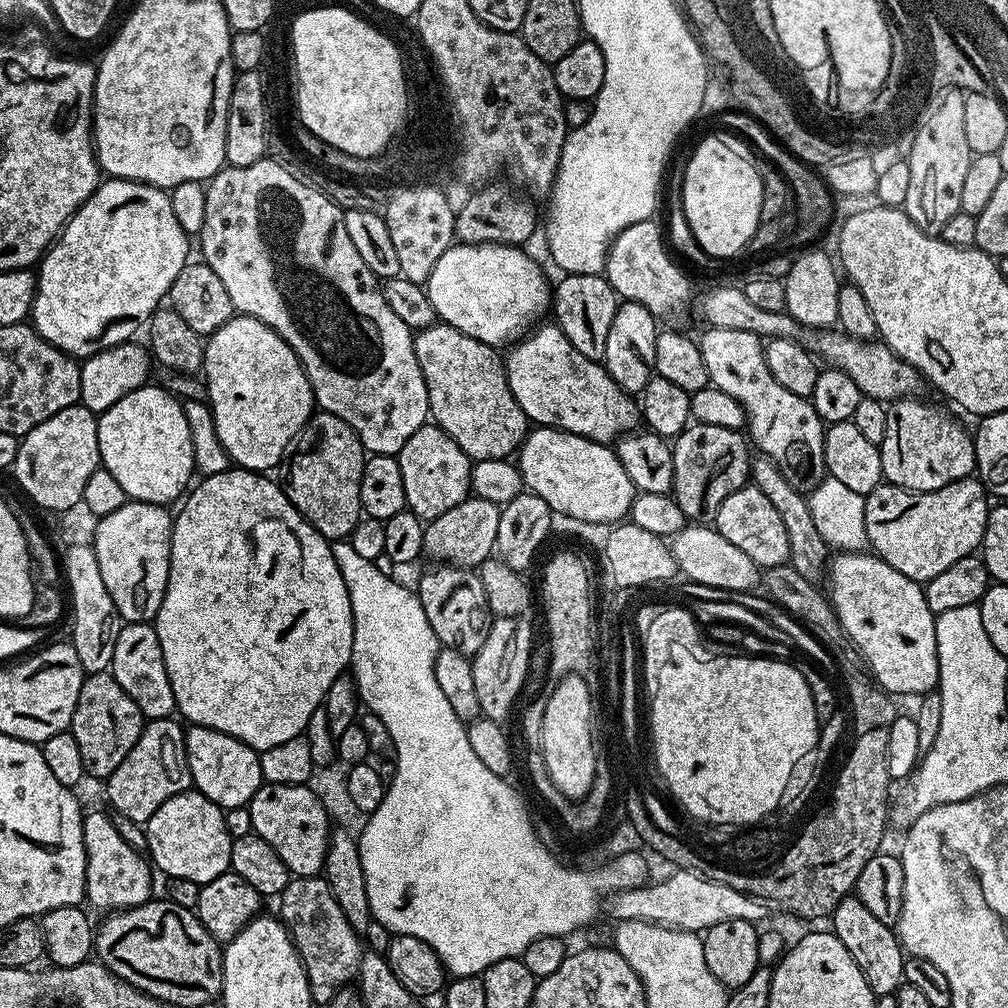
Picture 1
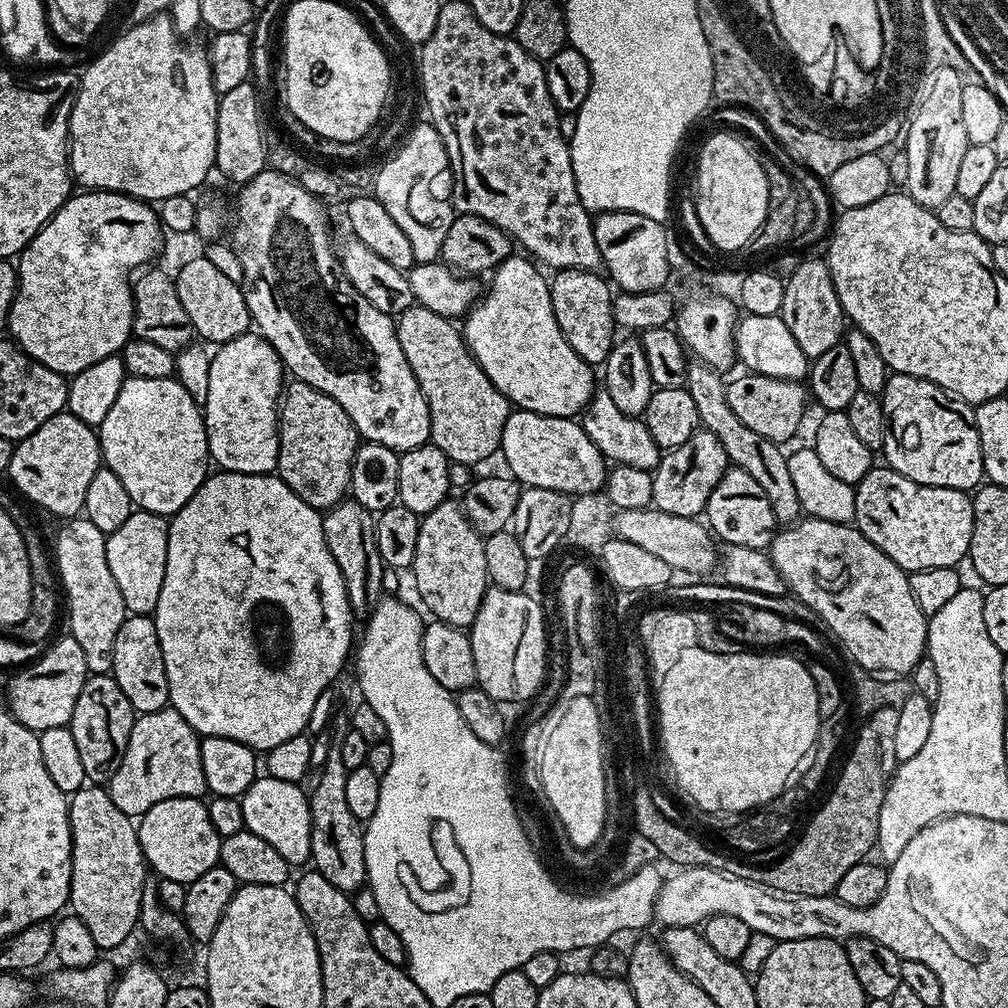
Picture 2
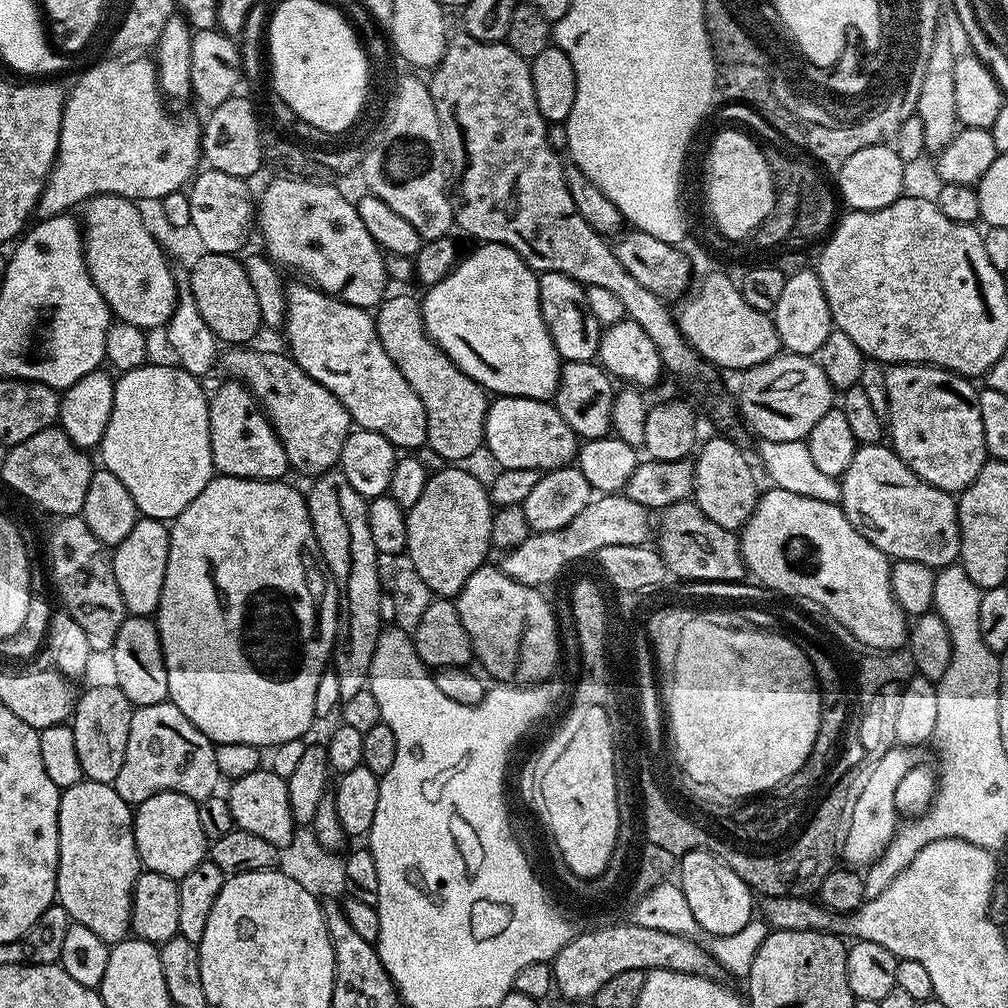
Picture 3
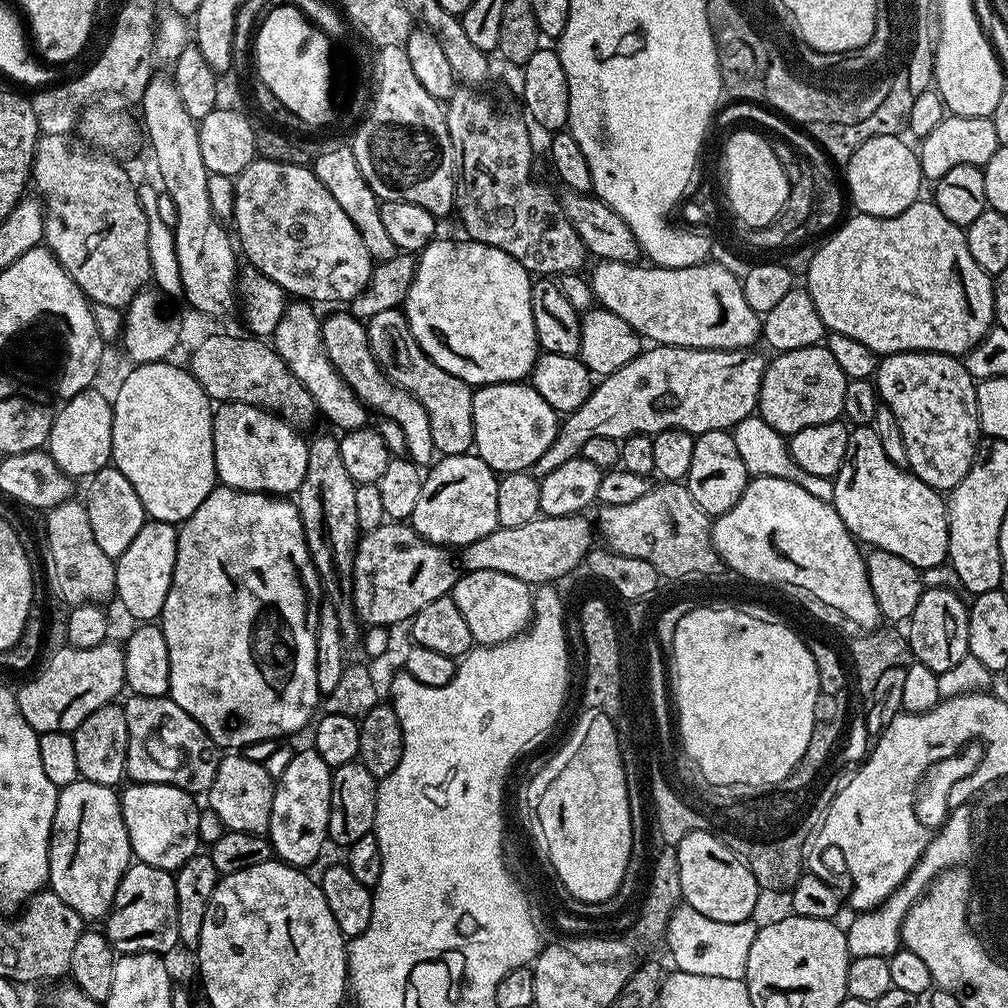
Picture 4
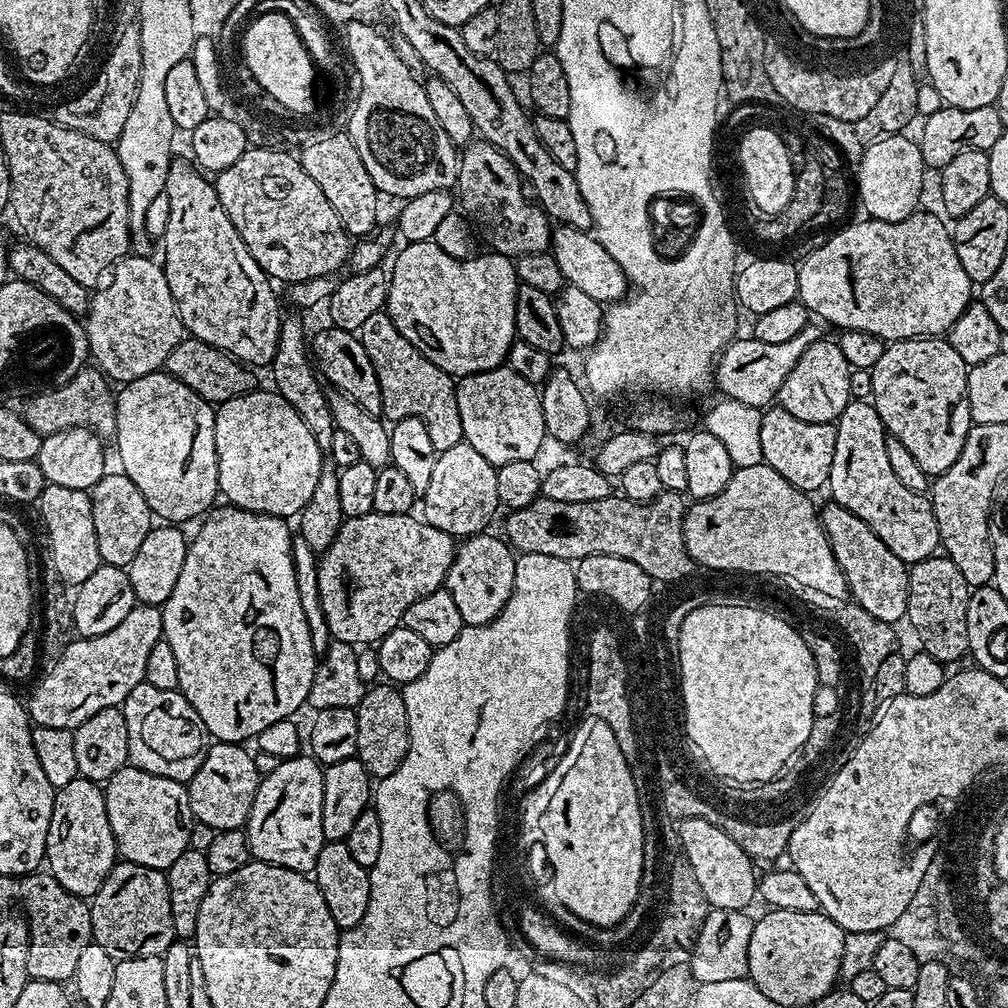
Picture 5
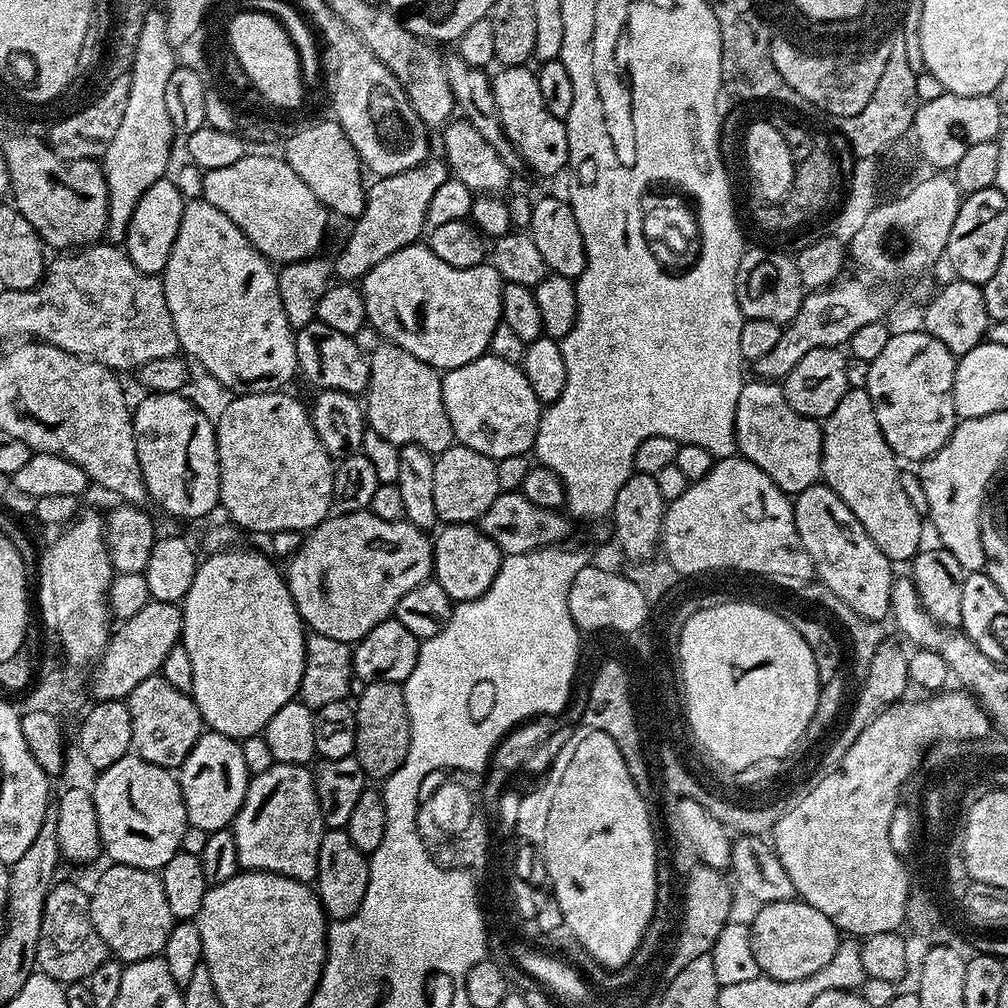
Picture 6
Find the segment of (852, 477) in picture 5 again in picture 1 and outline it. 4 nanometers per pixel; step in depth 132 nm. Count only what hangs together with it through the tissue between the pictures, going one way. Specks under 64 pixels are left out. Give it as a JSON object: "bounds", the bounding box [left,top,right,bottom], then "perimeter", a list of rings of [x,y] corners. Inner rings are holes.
{"bounds":[862,478,989,582],"perimeter":[[[976,478],[959,480],[933,492],[910,492],[881,482],[862,500],[867,543],[875,555],[906,574],[906,578],[926,582],[942,574],[946,566],[954,566],[958,558],[973,555],[983,545],[989,507],[986,489]]]}

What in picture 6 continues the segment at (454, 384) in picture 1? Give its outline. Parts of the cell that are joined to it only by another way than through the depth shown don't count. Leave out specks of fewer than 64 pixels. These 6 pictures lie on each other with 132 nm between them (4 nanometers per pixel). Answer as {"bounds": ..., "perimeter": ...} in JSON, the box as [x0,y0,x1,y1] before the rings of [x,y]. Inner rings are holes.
{"bounds":[354,326,454,454],"perimeter":[[[371,326],[361,328],[354,339],[357,346],[364,349],[370,366],[366,393],[367,427],[397,446],[425,448],[433,454],[451,448],[454,437],[442,398],[441,373],[414,358],[414,354],[385,340]]]}

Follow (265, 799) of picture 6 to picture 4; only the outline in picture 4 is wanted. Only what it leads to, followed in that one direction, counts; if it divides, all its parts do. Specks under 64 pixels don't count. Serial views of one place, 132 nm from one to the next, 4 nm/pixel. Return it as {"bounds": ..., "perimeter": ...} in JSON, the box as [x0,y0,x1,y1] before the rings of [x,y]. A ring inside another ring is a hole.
{"bounds":[266,747,333,870],"perimeter":[[[307,747],[301,752],[293,751],[290,766],[286,766],[286,770],[282,770],[282,774],[275,781],[270,806],[270,822],[266,833],[268,840],[272,843],[273,853],[284,863],[301,870],[307,869],[309,867],[307,864],[314,863],[319,858],[324,844],[329,843],[328,823],[330,822],[330,794],[332,793],[333,769],[326,762],[322,762],[322,754],[318,754],[315,747]]]}

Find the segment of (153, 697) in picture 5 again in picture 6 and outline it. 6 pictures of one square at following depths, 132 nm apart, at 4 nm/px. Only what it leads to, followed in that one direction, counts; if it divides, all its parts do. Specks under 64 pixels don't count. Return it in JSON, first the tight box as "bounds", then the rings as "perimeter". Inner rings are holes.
{"bounds":[126,674,206,769],"perimeter":[[[157,674],[138,682],[138,686],[128,693],[126,703],[132,715],[132,748],[135,755],[159,768],[179,769],[206,728],[196,701],[189,693],[174,690],[163,675]]]}

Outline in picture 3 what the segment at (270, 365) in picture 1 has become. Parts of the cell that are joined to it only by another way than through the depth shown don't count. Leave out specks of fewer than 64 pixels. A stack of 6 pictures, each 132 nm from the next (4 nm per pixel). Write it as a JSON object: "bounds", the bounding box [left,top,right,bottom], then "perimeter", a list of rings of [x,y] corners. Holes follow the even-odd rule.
{"bounds":[208,382,289,480],"perimeter":[[[227,382],[208,402],[212,466],[217,473],[251,480],[278,480],[289,471],[286,450],[255,396],[240,382]]]}

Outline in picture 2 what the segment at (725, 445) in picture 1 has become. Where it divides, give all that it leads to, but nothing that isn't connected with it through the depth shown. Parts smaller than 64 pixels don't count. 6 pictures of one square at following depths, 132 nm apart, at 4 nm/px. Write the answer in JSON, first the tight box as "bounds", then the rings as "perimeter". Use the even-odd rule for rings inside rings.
{"bounds":[651,430,730,517],"perimeter":[[[698,430],[691,440],[677,448],[667,449],[661,455],[660,464],[651,473],[652,504],[666,514],[699,517],[708,507],[708,499],[710,494],[714,494],[714,486],[718,486],[729,467],[730,461],[722,442],[718,442],[718,438],[712,432]]]}

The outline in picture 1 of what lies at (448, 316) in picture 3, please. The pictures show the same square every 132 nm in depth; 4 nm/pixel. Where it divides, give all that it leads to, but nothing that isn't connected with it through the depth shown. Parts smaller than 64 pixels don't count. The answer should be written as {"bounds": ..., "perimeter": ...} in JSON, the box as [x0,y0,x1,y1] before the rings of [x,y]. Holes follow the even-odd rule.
{"bounds":[506,324,642,445],"perimeter":[[[543,324],[525,335],[506,356],[508,385],[529,421],[607,445],[633,431],[642,420],[637,401],[616,385],[603,363],[578,354],[559,324]]]}

